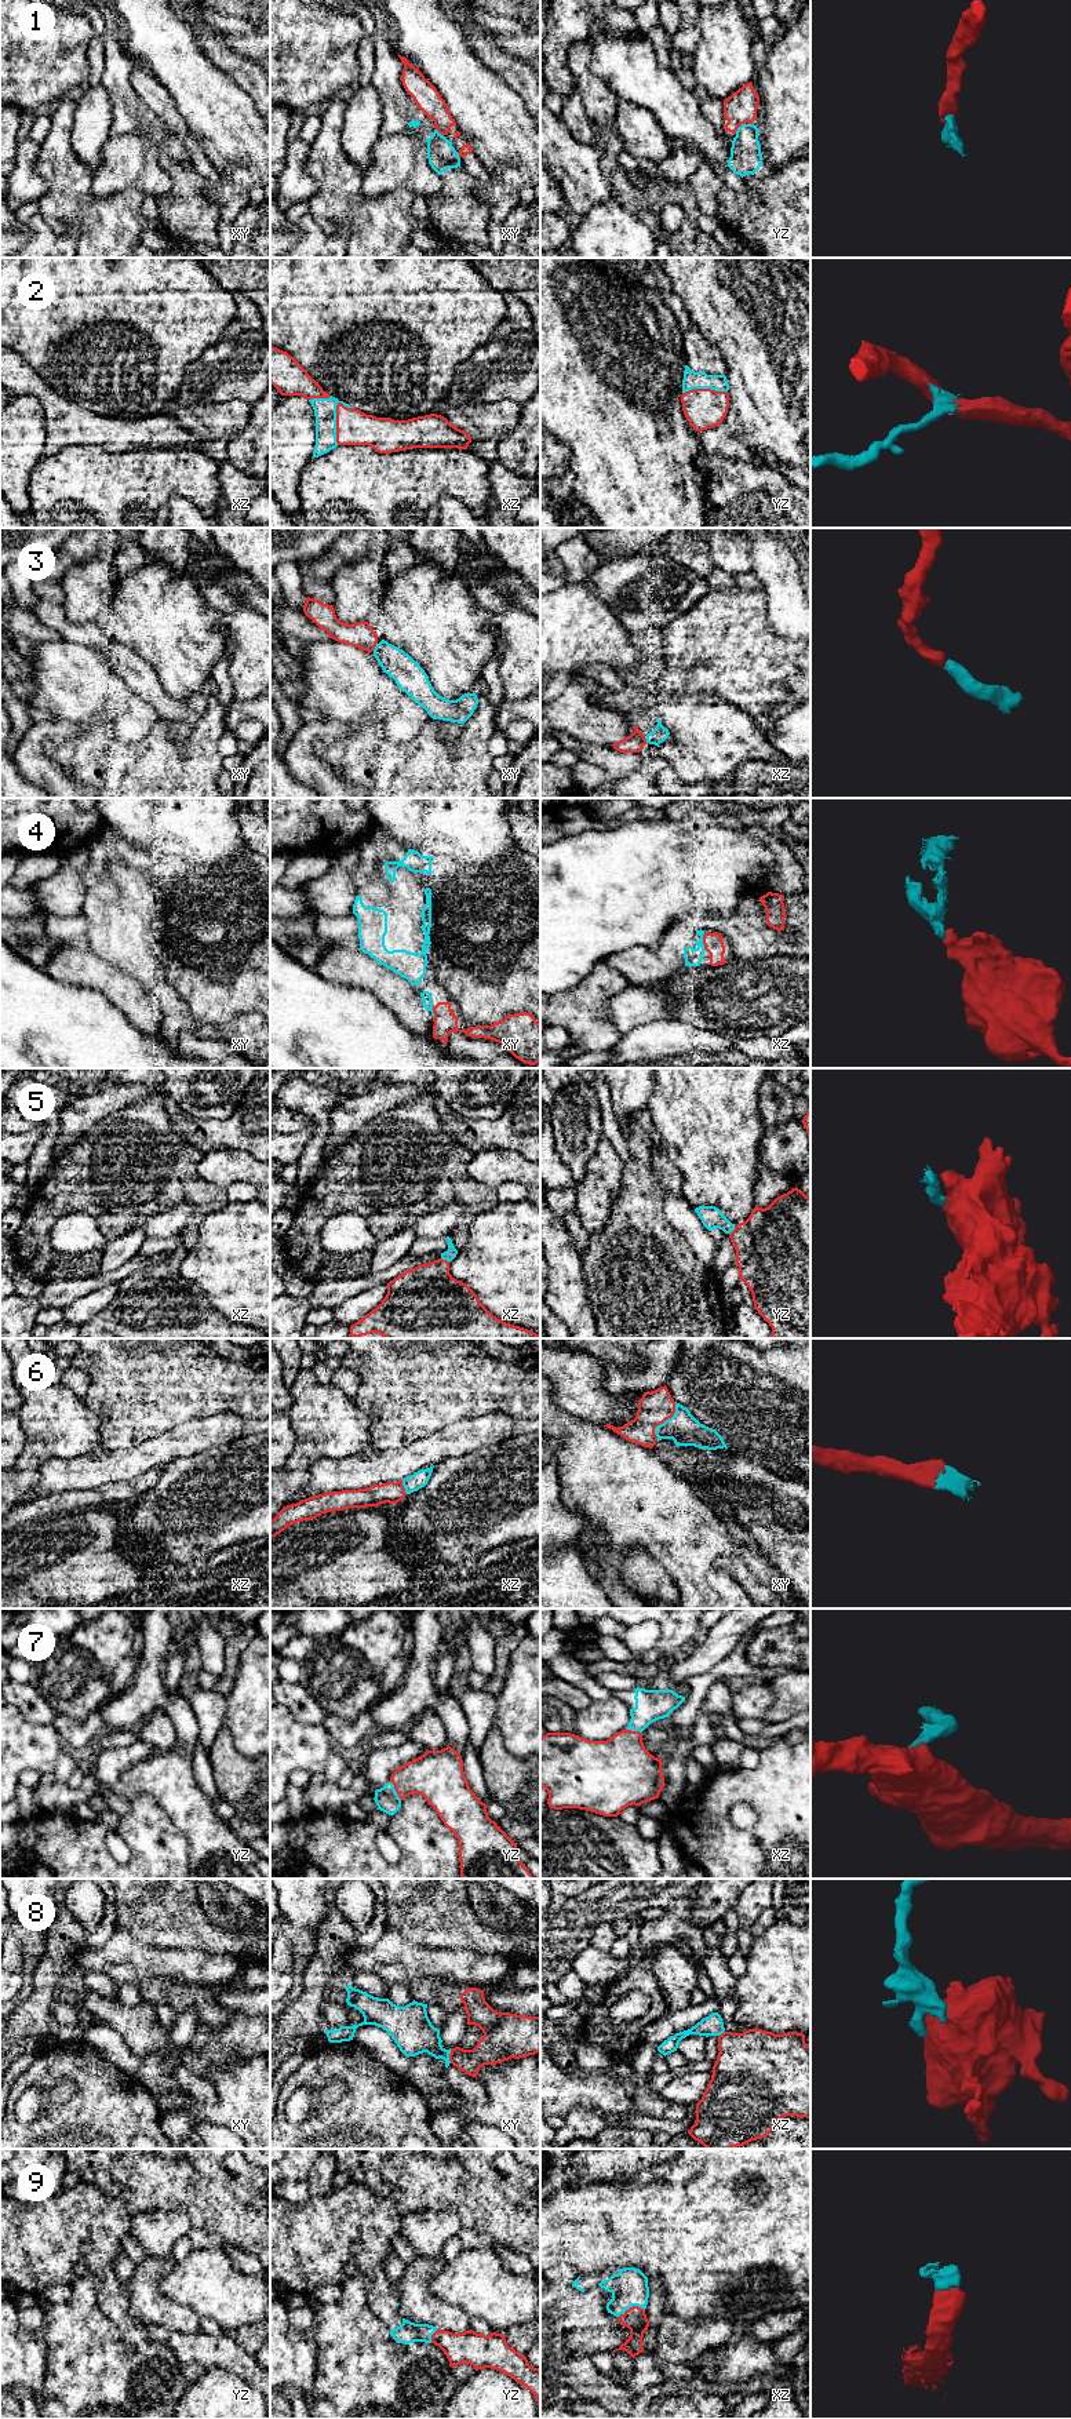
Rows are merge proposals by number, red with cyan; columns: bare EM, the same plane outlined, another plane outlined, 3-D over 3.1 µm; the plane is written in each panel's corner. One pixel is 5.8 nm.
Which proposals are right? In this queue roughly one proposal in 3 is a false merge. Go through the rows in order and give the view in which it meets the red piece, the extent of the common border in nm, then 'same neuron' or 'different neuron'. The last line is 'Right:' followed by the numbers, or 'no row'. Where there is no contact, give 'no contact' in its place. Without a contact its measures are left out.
1: contact in yz; length 80 nm; different neuron
2: contact in xz; length 260 nm; same neuron
3: contact in xy; length 50 nm; same neuron
4: contact in xz; length 110 nm; same neuron
5: contact in yz; length 70 nm; same neuron
6: contact in xy; length 260 nm; same neuron
7: contact in yz; length 130 nm; same neuron
8: contact in xy; length 90 nm; different neuron
9: contact in xz; length 170 nm; same neuron
Right: 2, 3, 4, 5, 6, 7, 9

